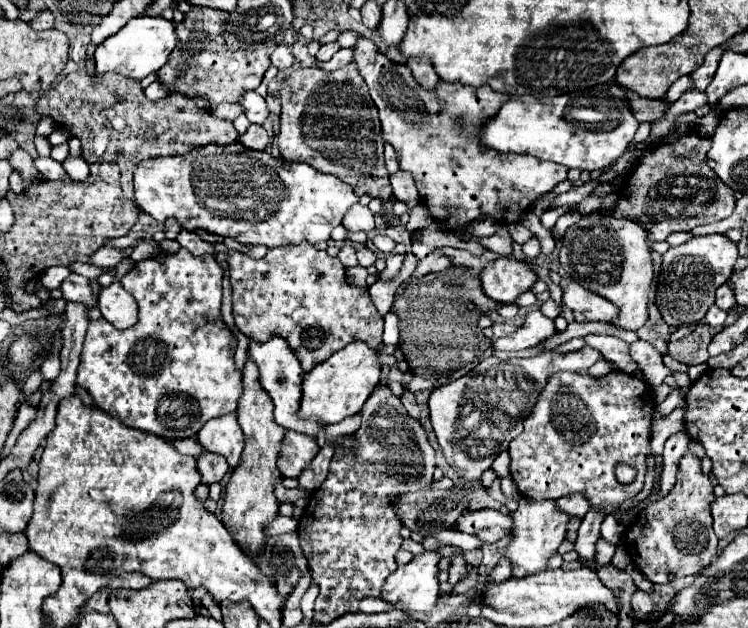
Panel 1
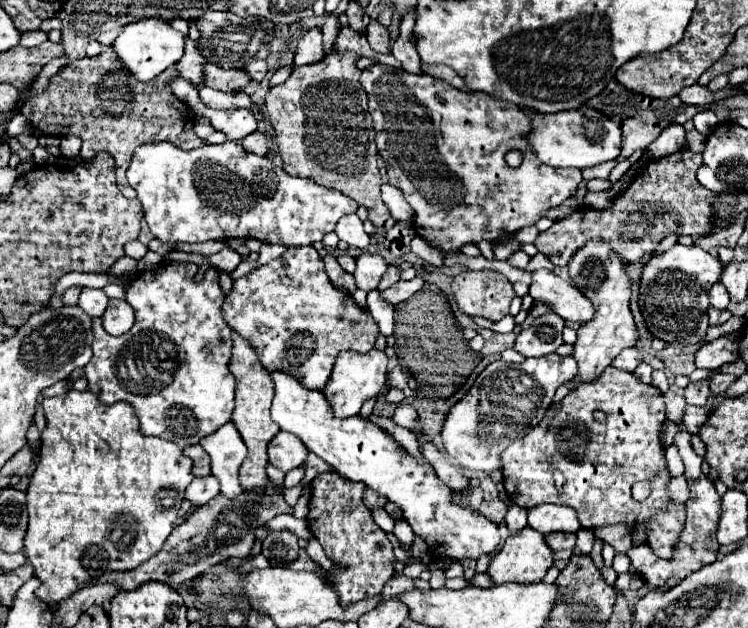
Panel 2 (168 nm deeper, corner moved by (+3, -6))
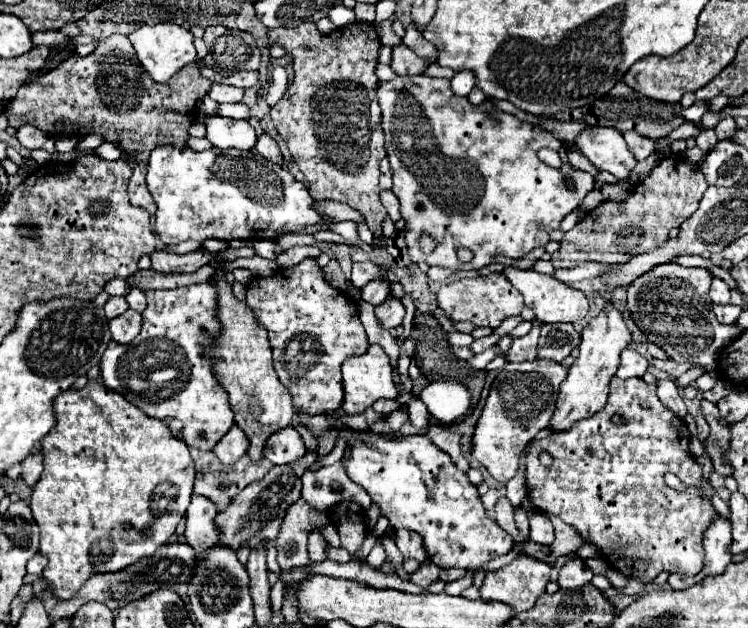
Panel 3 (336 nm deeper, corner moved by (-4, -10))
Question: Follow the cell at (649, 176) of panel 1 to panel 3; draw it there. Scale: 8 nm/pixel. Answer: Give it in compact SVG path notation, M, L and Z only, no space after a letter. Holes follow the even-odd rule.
M670 155L650 171L628 199L602 201L596 209L586 213L586 217L564 235L562 247L552 253L550 261L556 269L588 261L626 263L638 253L660 247L668 241L670 229L680 227L698 209L706 187L702 171L690 167L680 155Z

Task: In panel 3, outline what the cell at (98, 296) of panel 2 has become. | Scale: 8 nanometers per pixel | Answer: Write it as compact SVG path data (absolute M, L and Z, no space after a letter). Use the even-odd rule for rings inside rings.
M110 297L108 303L104 305L104 311L106 311L108 319L114 319L114 317L122 315L122 311L126 311L126 309L128 309L126 297Z

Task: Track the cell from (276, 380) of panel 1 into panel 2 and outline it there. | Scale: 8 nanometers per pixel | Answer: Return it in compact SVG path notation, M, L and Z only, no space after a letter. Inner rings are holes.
M273 371L271 381L275 385L275 399L273 399L273 407L271 407L271 419L283 431L289 431L289 433L297 435L309 451L313 451L317 457L321 457L325 463L329 463L341 477L351 479L351 481L363 481L367 487L379 491L389 501L397 503L403 509L403 519L413 527L413 531L419 537L423 537L427 541L431 555L449 557L449 559L459 561L459 559L465 559L465 557L479 559L481 555L489 555L489 553L497 551L499 541L501 541L499 527L491 519L487 519L485 515L473 513L471 509L453 503L451 489L439 481L439 477L435 475L433 467L427 465L427 461L419 461L417 457L403 451L403 447L389 433L385 433L381 427L377 427L375 423L371 423L367 419L361 419L361 417L335 419L331 415L331 407L329 407L327 399L321 395L321 391L311 391L311 389L303 387L303 383L299 383L293 375L287 375L283 371Z

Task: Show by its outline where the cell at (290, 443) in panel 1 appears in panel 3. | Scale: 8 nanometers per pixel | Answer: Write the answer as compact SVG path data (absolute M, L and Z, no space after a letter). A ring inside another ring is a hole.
M292 425L270 435L264 445L264 457L270 459L274 465L294 463L300 457L304 457L304 453L306 453L304 441Z

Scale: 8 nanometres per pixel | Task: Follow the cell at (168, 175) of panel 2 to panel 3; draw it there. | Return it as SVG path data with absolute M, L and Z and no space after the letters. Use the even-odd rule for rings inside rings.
M158 147L152 151L150 155L150 167L148 167L148 189L158 205L156 211L156 233L158 237L166 243L166 245L178 245L182 241L194 239L194 241L206 241L206 239L224 239L224 241L232 241L232 239L248 239L248 241L256 241L256 239L276 239L282 233L298 233L302 231L306 225L314 225L314 223L322 223L320 213L312 207L312 197L308 193L308 189L304 187L304 183L300 183L298 179L294 179L290 175L290 171L282 169L280 165L274 165L266 159L262 159L258 153L254 151L238 151L238 149L226 149L226 151L218 151L218 149L206 149L206 151L192 151L192 149L176 149L176 147Z

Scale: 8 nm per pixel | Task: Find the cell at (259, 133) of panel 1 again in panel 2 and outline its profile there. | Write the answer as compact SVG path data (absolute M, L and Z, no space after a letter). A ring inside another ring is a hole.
M259 131L247 135L247 137L241 141L241 145L243 145L243 149L247 149L247 151L251 151L251 153L255 153L255 155L267 155L267 149L269 149L267 137L265 137L263 133L259 133Z

